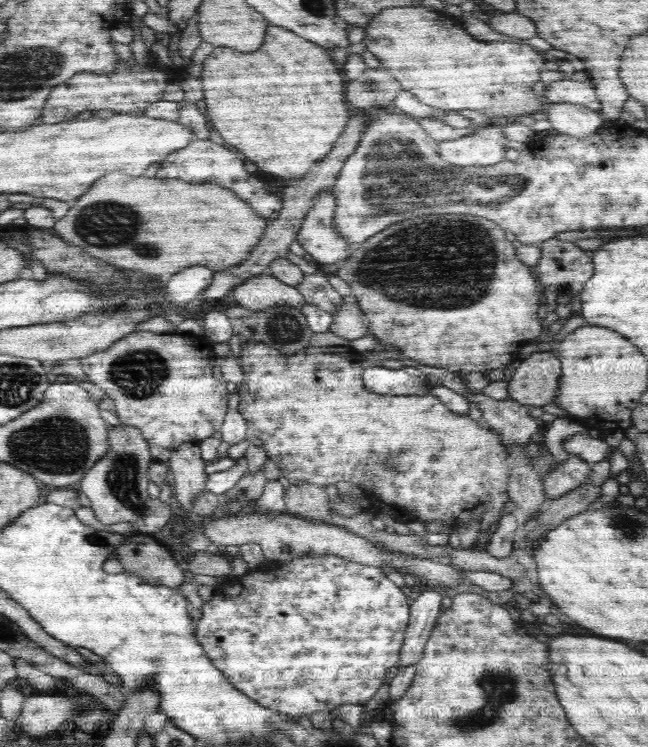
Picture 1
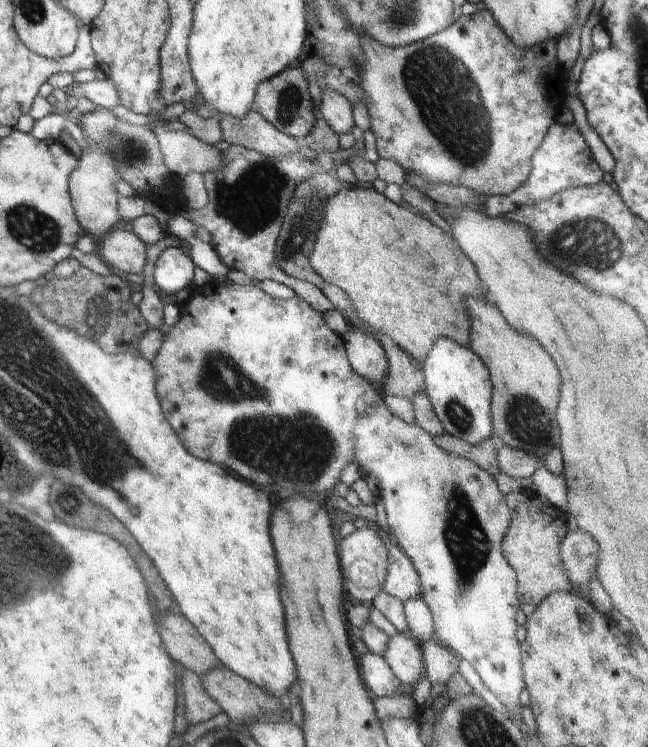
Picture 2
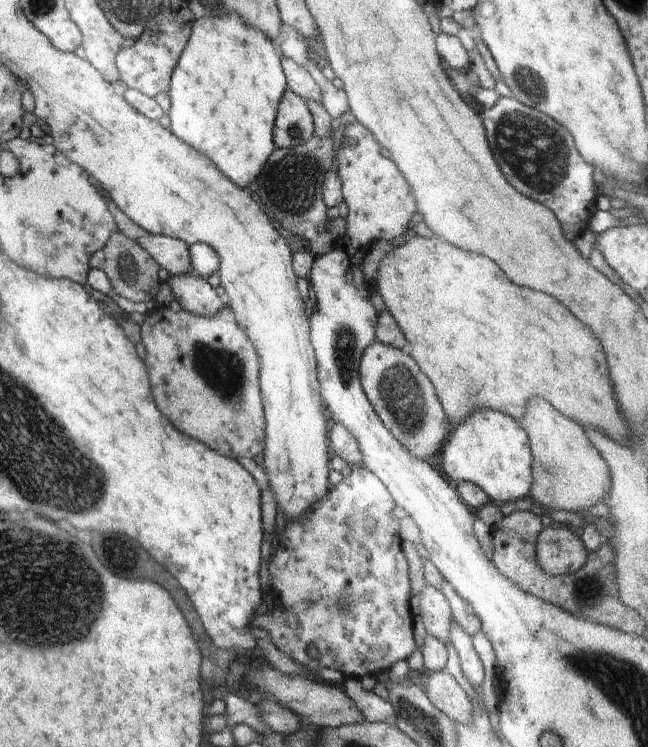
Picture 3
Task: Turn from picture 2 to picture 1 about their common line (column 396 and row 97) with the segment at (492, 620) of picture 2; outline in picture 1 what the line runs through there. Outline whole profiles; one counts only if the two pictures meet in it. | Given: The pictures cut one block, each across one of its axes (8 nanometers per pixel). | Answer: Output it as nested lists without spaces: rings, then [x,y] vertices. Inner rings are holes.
[[[424,6],[386,8],[364,29],[366,34],[362,42],[367,46],[368,52],[382,62],[383,67],[400,81],[402,89],[416,94],[416,98],[428,106],[447,111],[468,108],[482,112],[490,118],[518,120],[520,116],[530,116],[543,111],[550,103],[532,90],[532,86],[540,80],[540,72],[543,72],[546,62],[532,46],[528,46],[528,43],[480,42],[480,39],[476,40],[470,36],[464,28],[456,26],[454,20],[440,16],[438,11],[430,11]]]

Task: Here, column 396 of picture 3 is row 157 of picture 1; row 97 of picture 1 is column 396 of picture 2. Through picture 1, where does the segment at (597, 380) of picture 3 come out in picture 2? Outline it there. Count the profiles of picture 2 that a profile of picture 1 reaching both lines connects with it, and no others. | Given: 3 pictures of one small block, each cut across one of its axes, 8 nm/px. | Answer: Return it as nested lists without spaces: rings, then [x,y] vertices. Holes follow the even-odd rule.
[[[371,186],[346,187],[326,200],[318,238],[308,260],[314,272],[326,282],[338,286],[350,298],[360,322],[374,332],[380,332],[380,336],[392,336],[392,340],[410,352],[412,358],[422,360],[428,352],[424,348],[428,348],[428,344],[432,346],[440,336],[448,336],[460,344],[468,342],[468,318],[462,308],[462,298],[468,294],[480,294],[480,278],[474,264],[440,228],[374,192]]]

